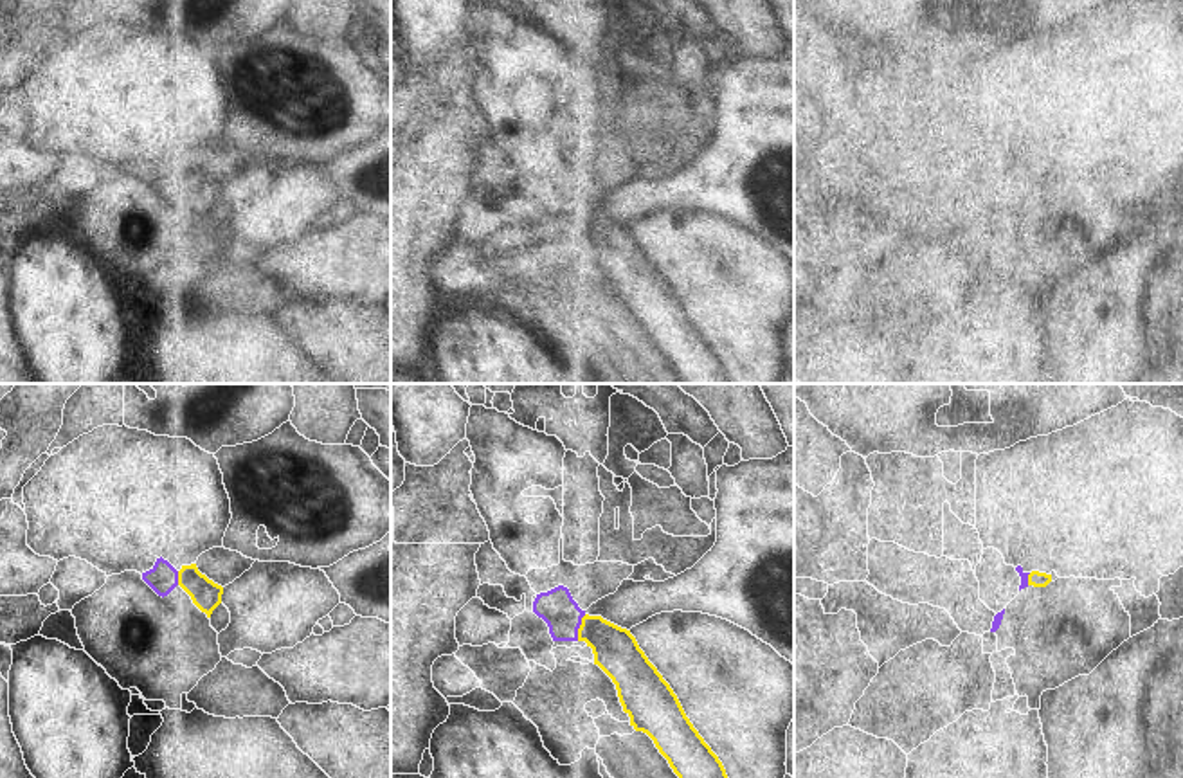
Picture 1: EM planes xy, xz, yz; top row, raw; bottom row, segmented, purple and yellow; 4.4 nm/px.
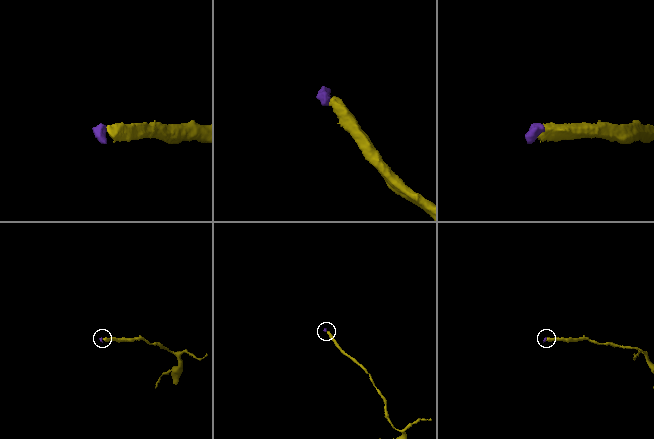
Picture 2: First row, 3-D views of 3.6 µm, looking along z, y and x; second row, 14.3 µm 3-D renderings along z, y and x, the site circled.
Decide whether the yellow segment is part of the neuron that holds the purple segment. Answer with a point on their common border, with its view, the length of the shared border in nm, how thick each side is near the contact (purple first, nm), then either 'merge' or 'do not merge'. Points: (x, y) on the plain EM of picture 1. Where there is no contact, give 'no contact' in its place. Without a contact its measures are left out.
meets purple in xz at (578, 224); contact 130 nm long; 160 nm thick on the purple side, 200 nm on the other; merge

